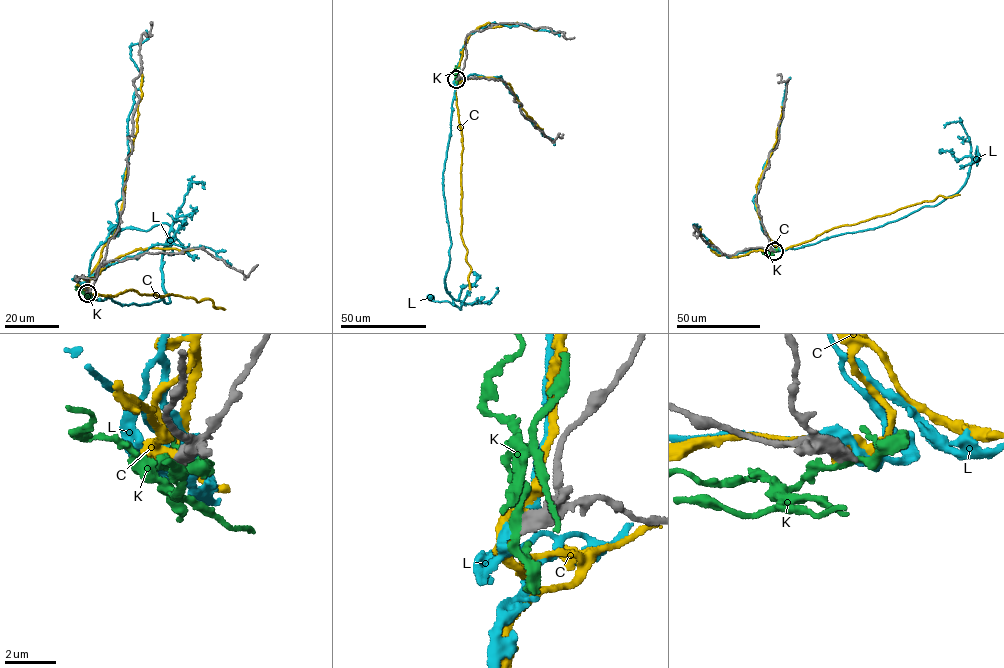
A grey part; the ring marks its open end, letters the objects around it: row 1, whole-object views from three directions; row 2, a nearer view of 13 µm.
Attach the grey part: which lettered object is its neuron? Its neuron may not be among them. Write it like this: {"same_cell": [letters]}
{"same_cell": []}

